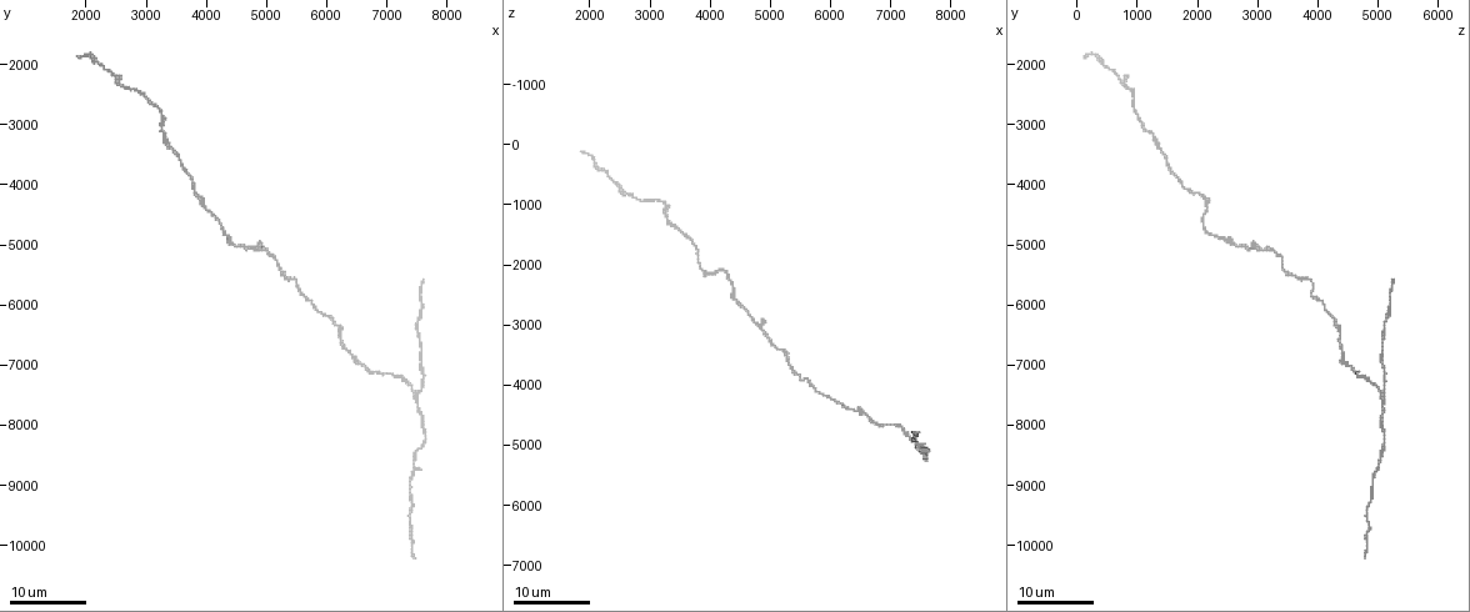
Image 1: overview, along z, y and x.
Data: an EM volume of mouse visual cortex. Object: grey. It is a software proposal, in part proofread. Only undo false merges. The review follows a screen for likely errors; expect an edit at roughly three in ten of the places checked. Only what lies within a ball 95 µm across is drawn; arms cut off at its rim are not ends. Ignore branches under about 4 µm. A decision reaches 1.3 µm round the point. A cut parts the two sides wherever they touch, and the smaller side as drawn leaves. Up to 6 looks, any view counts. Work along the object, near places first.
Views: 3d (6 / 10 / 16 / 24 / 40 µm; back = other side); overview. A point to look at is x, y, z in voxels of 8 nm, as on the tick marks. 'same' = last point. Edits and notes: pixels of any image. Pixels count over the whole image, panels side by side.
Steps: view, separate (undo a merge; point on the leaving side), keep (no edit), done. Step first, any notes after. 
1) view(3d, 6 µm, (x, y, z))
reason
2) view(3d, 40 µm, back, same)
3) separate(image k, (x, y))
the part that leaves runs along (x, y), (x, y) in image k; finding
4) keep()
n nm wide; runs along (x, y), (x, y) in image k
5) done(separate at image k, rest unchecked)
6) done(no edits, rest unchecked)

view(3d, 24 µm, (4350, 4900, 2400))
sudden change in width

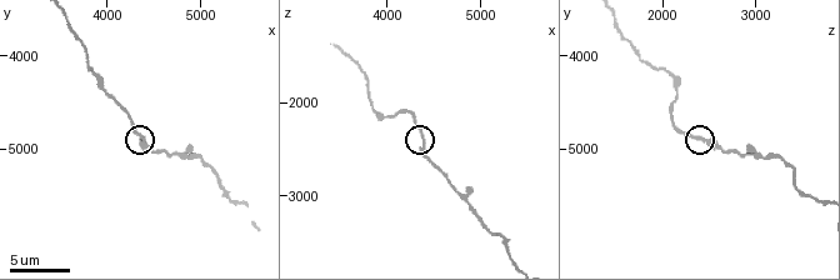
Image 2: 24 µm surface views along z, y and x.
view(3d, 6 µm, (4400, 4900, 2450))

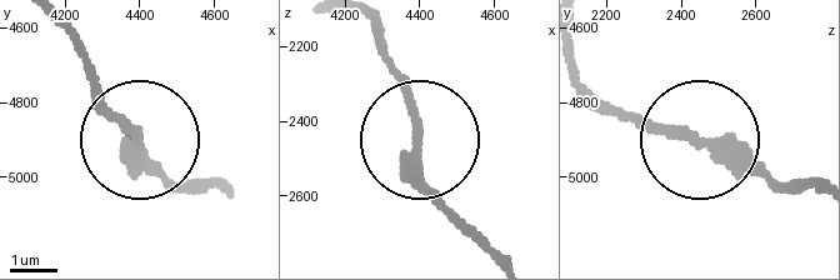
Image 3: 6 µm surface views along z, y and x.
keep()
runs along (808, 189), (771, 185), (580, 89) in image 3; all the same neuron

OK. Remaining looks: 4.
view(3d, 16 µm, (3350, 3250, 1250))
thick turns thin

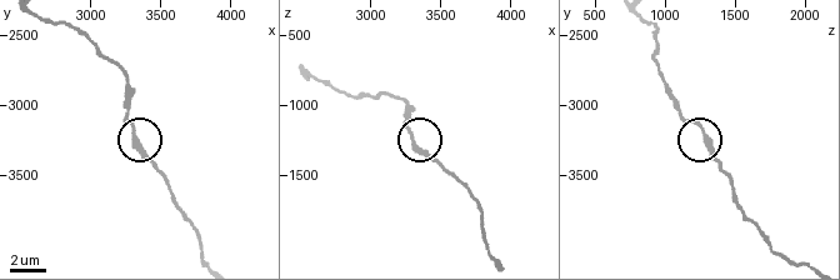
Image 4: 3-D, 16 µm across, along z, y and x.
view(3d, 6 µm, (3300, 3220, 1300))

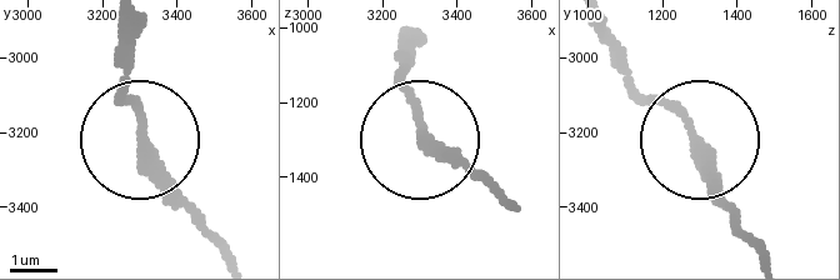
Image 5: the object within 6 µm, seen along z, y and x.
keep()
runs along (231, 254), (140, 135), (116, 68) in image 5; all the same neuron

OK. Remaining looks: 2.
view(3d, 16 µm, (7500, 7500, 5050))
three-way junction

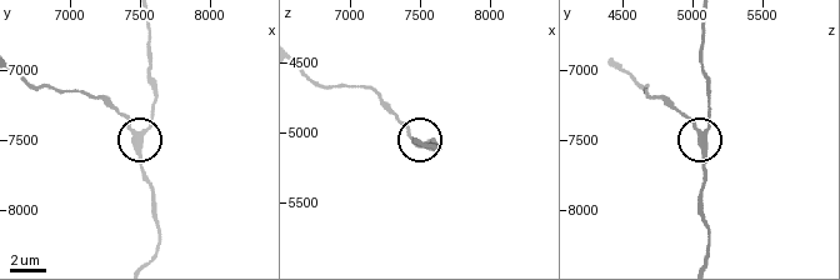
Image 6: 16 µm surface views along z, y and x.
view(3d, 6 µm, (7480, 7480, 5080))

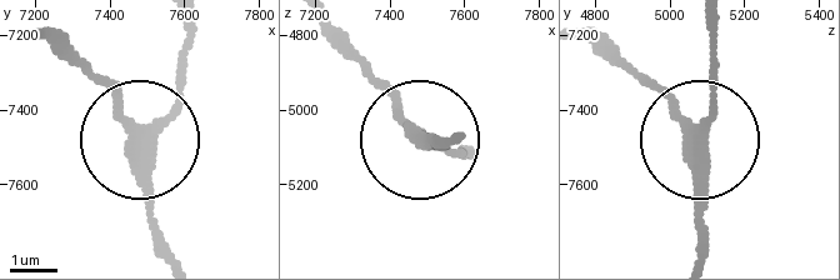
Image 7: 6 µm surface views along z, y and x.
keep()
3 arms; runs along (40, 26), (129, 121), (153, 130), (173, 110), (188, 26) in image 7; one neuron here

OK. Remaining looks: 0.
done(no edits, rest unchecked)

